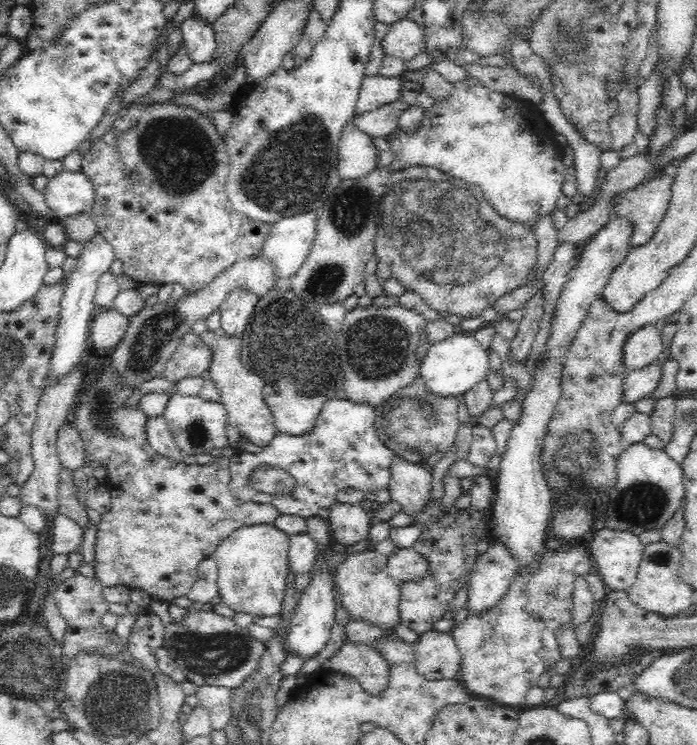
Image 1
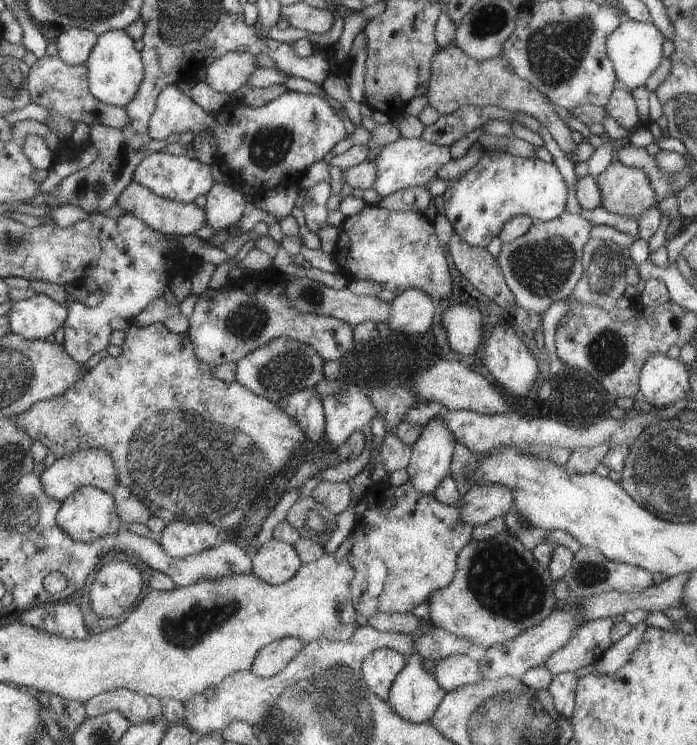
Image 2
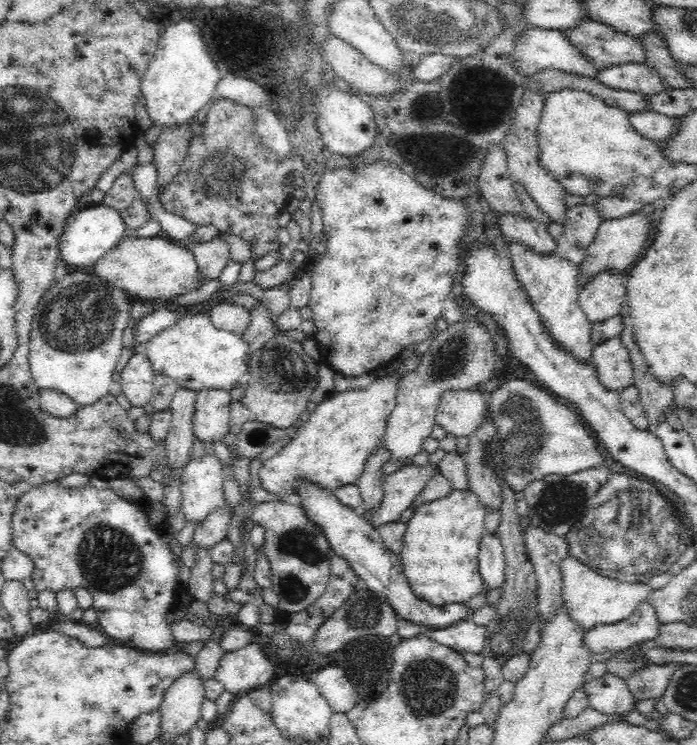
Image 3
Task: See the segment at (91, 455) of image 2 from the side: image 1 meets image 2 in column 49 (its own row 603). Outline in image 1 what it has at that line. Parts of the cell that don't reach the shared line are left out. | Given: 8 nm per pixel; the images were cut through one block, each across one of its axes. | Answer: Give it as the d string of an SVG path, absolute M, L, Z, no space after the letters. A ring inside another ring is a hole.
M493 541L485 553L475 560L467 582L468 616L476 616L494 608L509 591L517 574L518 564L508 547Z

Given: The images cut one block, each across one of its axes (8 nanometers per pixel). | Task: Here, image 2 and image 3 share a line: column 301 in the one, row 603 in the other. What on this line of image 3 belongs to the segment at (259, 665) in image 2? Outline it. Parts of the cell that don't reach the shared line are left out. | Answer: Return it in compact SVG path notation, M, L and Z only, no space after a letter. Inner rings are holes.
M643 601L626 620L616 624L600 624L586 631L584 643L596 656L613 655L631 645L652 642L660 627L656 609L648 601Z

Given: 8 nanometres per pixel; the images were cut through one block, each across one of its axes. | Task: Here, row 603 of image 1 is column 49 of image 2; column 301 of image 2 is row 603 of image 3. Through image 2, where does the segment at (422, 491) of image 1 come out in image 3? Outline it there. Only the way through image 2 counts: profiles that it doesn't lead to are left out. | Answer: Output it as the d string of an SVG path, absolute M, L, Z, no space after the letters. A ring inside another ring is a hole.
M454 490L438 500L420 505L413 512L398 555L416 597L440 607L463 604L482 592L484 585L477 558L486 514L481 501L468 490Z

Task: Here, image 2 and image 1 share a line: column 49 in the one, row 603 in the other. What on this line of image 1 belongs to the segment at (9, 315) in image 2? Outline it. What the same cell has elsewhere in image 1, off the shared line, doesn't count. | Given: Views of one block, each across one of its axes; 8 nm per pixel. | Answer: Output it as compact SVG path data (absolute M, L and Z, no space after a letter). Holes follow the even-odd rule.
M320 566L320 568L324 572L324 576L314 578L303 590L288 628L281 636L280 646L285 652L285 656L297 656L302 658L303 662L312 660L326 648L326 642L330 638L330 628L335 622L334 610L336 610L336 606L334 606L334 598L332 598L332 582L328 578L330 568L328 566Z

